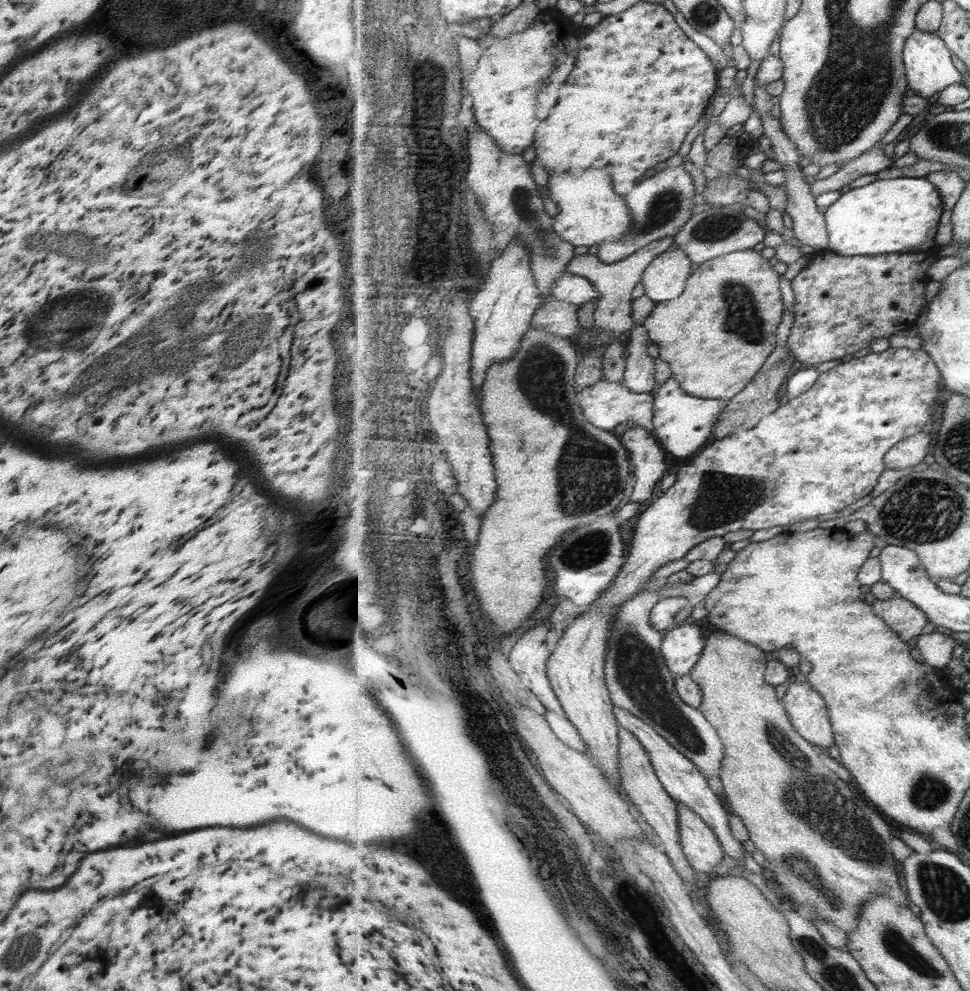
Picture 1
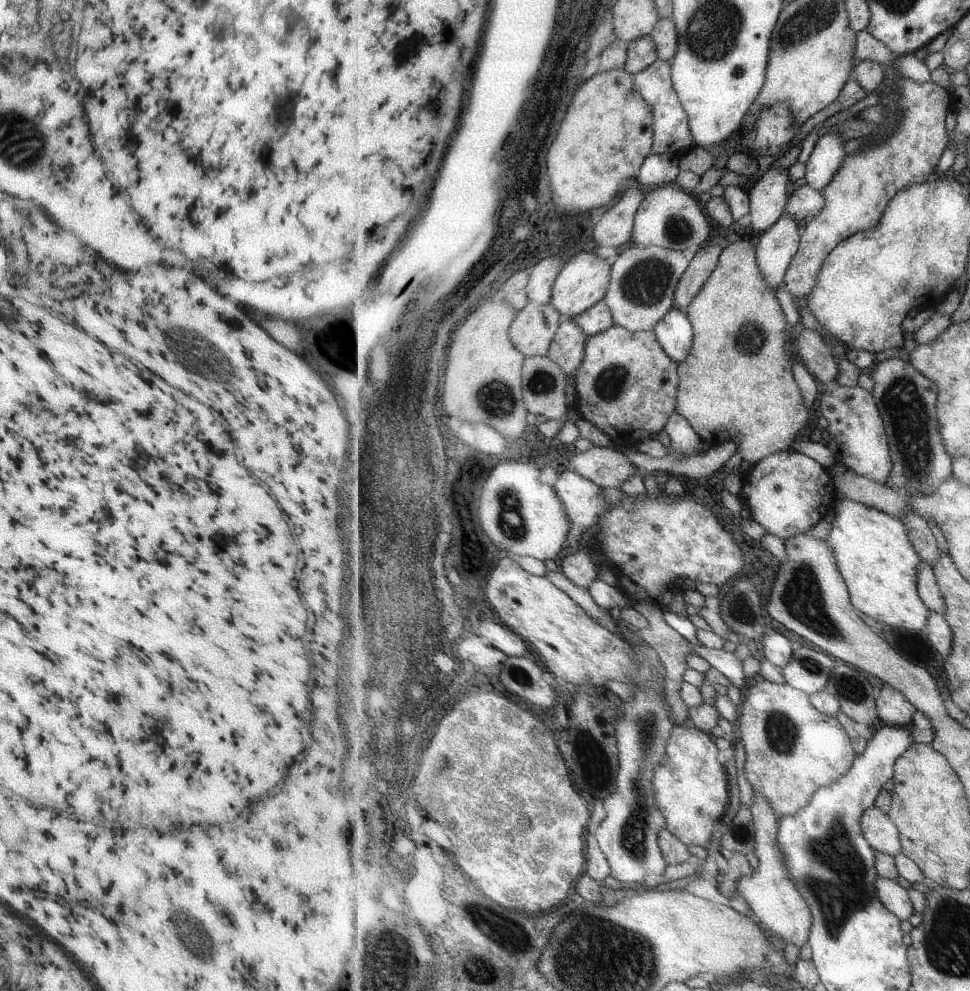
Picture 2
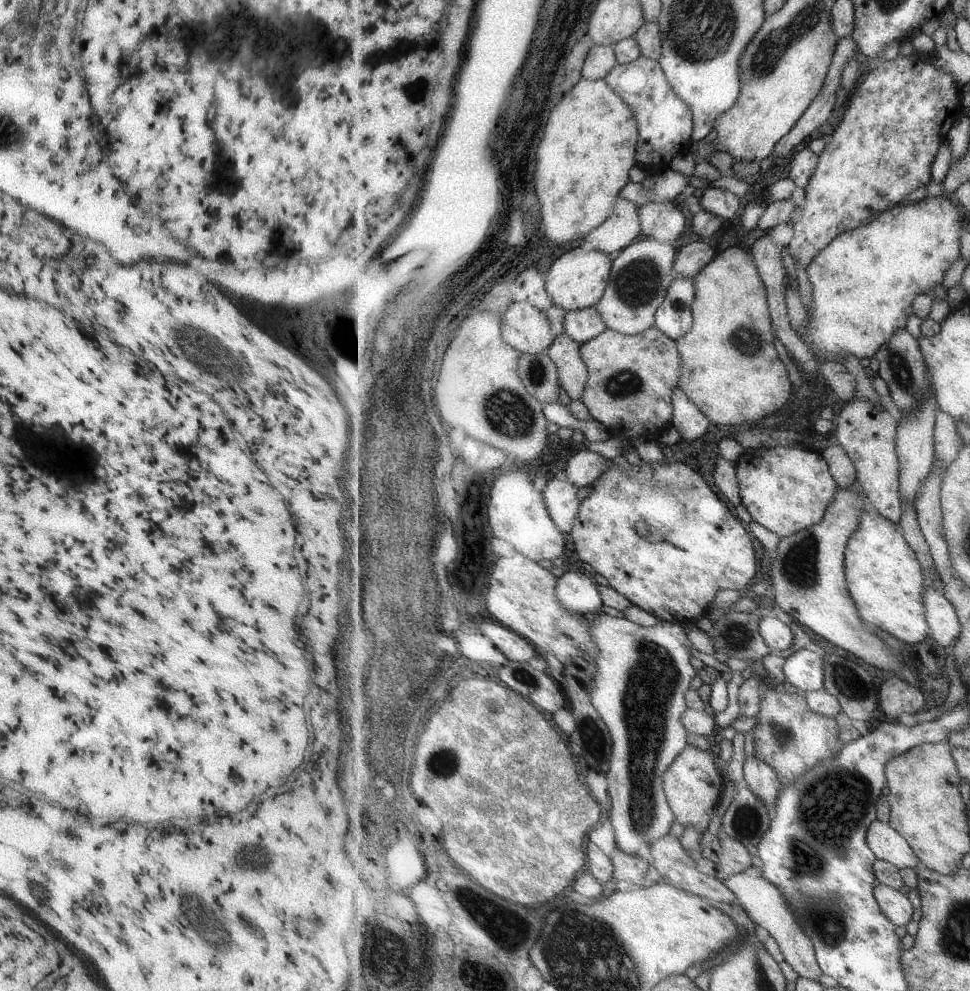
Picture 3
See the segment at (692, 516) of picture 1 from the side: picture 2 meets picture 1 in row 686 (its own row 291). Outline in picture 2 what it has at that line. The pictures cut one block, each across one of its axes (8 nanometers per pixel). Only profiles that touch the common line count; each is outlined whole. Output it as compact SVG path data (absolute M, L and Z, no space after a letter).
M581 252L571 258L559 273L552 290L553 306L565 318L575 318L606 298L612 281L612 260L601 259L595 253Z

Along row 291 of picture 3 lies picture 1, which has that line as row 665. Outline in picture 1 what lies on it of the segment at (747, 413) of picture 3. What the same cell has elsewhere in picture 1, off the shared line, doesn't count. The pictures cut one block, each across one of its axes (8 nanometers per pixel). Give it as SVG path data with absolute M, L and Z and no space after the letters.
M717 630L705 636L705 650L702 652L701 658L697 666L690 674L695 682L701 685L703 691L703 704L700 706L701 712L708 717L709 722L715 726L723 744L725 745L724 762L721 767L721 781L724 787L724 794L728 801L729 810L735 815L741 817L749 833L751 833L750 847L759 849L765 856L769 872L774 877L774 883L779 887L783 893L791 894L793 899L799 904L807 904L809 907L818 911L818 916L823 917L830 924L836 925L840 930L845 931L847 934L856 932L860 924L860 915L862 907L869 903L873 896L889 896L890 900L896 902L897 905L904 905L907 907L909 904L908 889L903 890L899 884L899 876L897 876L897 858L893 854L893 832L891 826L875 812L869 808L869 804L865 802L865 796L859 796L851 790L851 786L847 782L843 782L833 770L830 770L823 764L818 748L813 743L810 743L800 732L794 728L791 717L784 706L781 698L777 698L775 692L775 685L769 684L765 680L766 672L768 671L769 654L759 646L751 645L739 637L733 636L725 631Z

